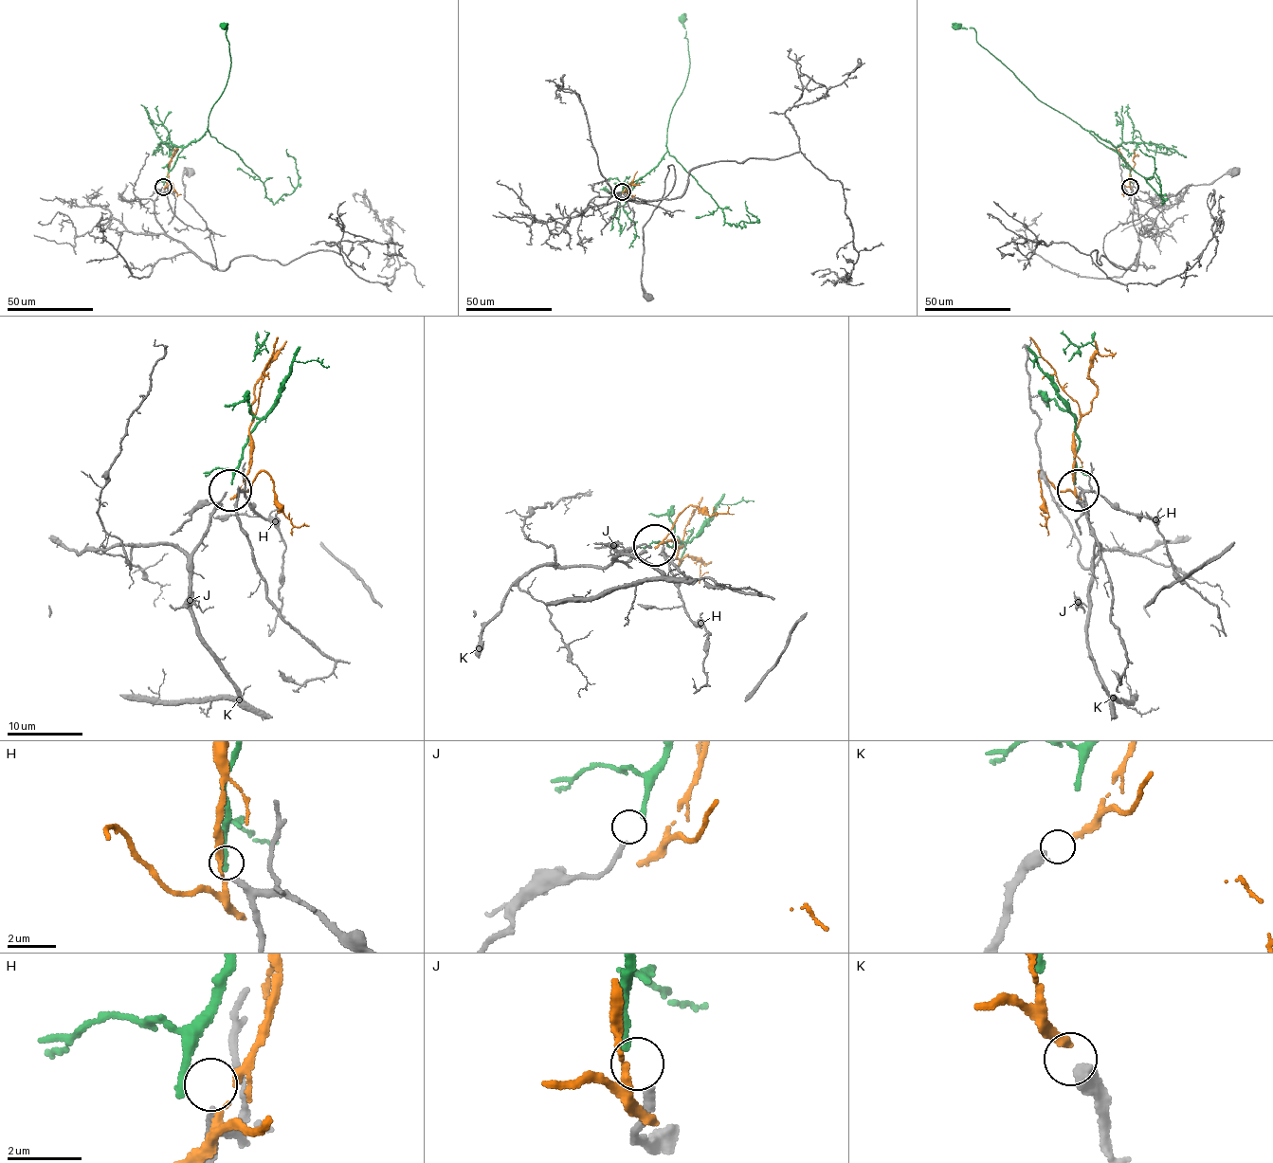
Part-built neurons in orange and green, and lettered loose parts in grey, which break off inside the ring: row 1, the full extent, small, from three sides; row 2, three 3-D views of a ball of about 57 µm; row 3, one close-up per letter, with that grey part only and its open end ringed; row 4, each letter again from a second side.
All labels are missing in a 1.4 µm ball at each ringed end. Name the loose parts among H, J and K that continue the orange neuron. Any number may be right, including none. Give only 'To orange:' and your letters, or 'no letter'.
To orange: K

